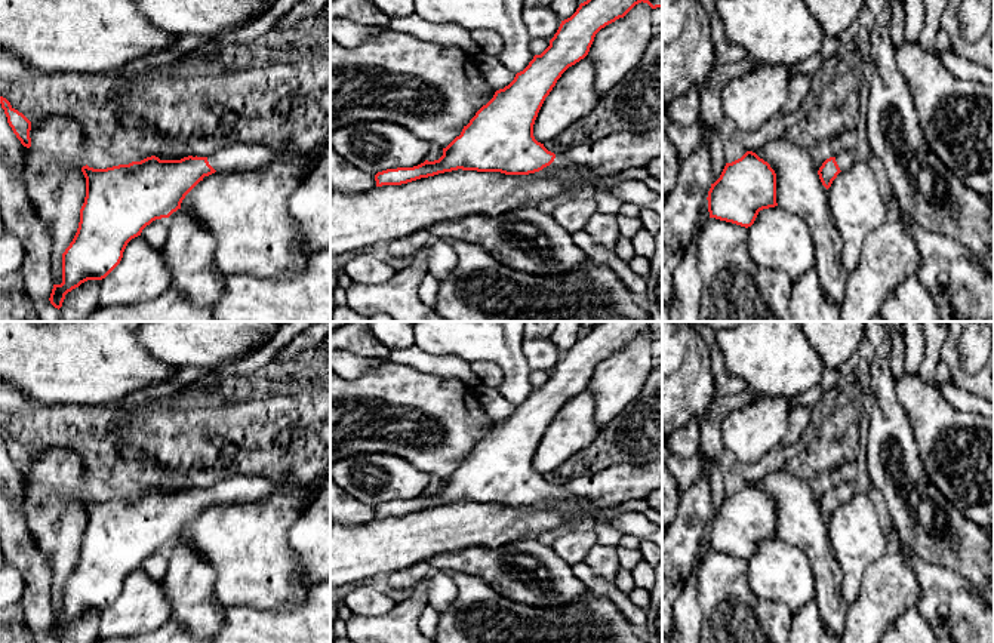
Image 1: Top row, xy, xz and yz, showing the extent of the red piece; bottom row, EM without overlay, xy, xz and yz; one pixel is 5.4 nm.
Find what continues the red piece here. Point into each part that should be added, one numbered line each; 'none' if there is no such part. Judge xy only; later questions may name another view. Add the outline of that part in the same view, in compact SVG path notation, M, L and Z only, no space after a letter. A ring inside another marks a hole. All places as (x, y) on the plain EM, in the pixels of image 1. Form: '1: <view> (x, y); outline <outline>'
1: xy (243, 488); outline M241 474L210 486L207 493L216 504L240 504L271 495L280 486L262 474Z

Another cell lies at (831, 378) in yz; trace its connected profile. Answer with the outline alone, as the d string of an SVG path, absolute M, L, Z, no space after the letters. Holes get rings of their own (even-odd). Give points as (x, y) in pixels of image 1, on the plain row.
M825 367L819 385L824 391L830 391L843 387L844 381L841 379L838 369Z

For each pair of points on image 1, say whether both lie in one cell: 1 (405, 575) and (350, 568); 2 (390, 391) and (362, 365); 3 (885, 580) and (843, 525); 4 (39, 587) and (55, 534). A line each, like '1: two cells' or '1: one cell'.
1: two cells
2: two cells
3: two cells
4: two cells

